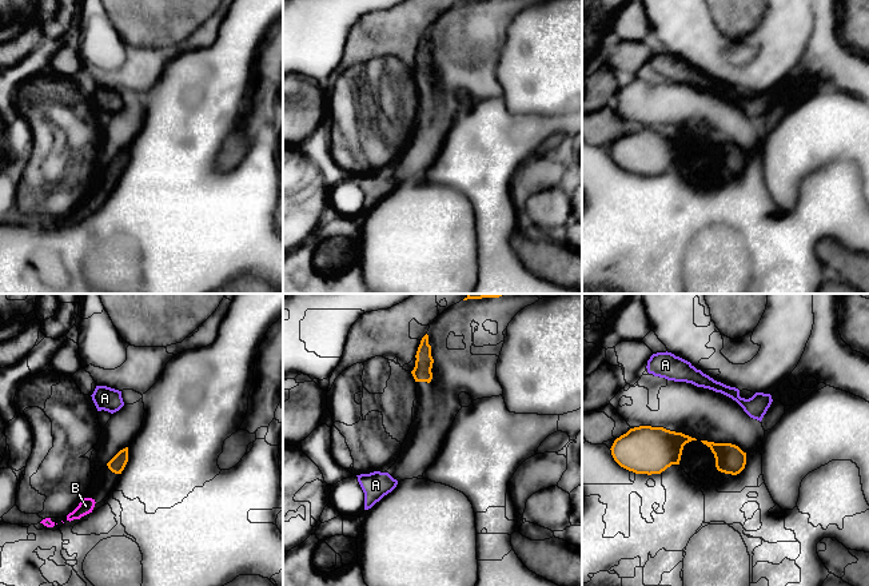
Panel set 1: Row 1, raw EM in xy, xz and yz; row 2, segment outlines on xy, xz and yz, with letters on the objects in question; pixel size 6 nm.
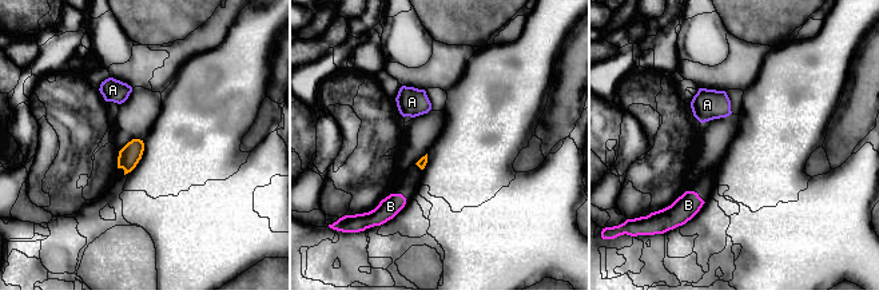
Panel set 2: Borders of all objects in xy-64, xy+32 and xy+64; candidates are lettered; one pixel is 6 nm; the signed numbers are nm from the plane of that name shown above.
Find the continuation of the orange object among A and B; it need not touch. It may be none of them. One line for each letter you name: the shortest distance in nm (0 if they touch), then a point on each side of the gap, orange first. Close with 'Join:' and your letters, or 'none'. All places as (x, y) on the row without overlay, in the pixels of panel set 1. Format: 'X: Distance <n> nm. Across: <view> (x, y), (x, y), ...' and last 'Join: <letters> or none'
B: Distance 200 nm. Across: xy (112, 172), (94, 200)
Join: B

